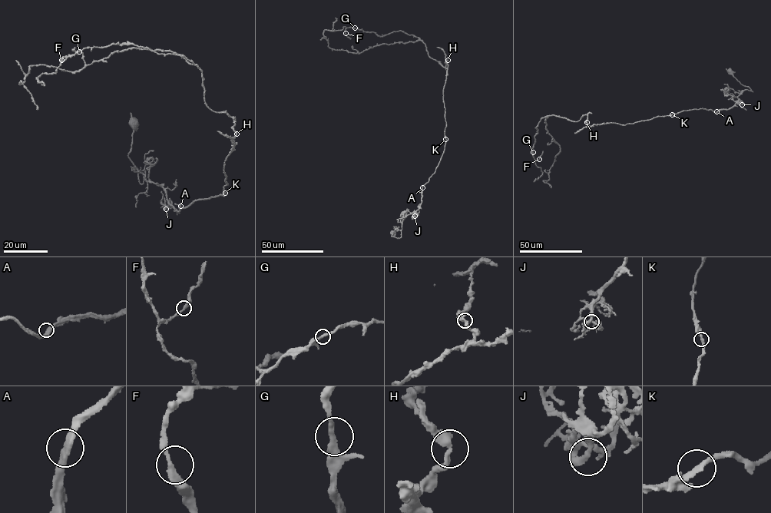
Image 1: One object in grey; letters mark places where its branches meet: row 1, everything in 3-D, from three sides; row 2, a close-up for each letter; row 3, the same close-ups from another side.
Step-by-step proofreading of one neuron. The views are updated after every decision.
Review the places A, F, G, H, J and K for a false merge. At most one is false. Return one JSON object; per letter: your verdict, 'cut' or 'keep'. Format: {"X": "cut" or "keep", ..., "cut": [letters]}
{"A": "keep", "F": "keep", "G": "keep", "H": "cut", "J": "keep", "K": "keep", "cut": ["H"]}

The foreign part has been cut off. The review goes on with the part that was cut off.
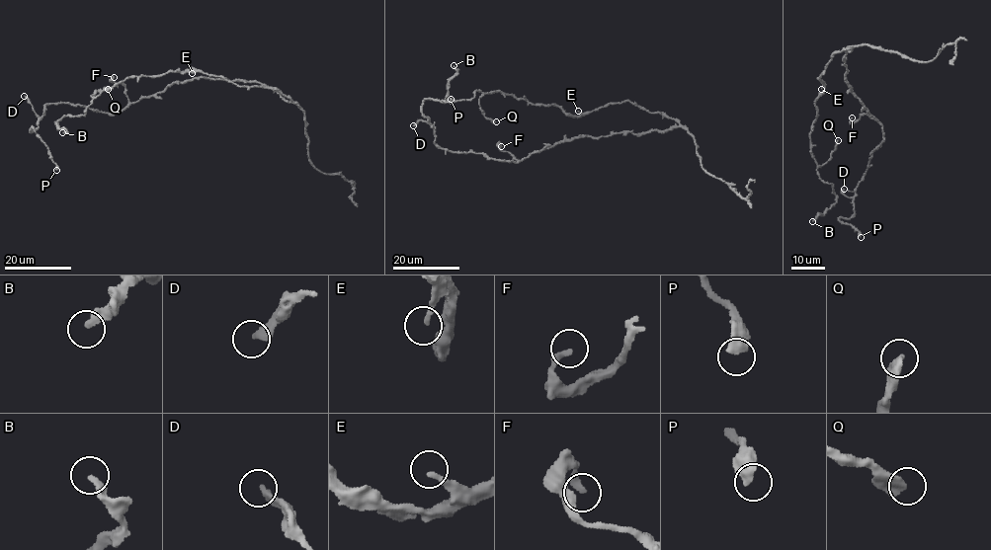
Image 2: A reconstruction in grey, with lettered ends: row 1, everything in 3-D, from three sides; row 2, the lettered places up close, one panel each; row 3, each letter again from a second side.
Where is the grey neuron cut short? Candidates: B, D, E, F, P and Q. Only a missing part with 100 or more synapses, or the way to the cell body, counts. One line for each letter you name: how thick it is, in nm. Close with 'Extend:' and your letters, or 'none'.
Extend: none

